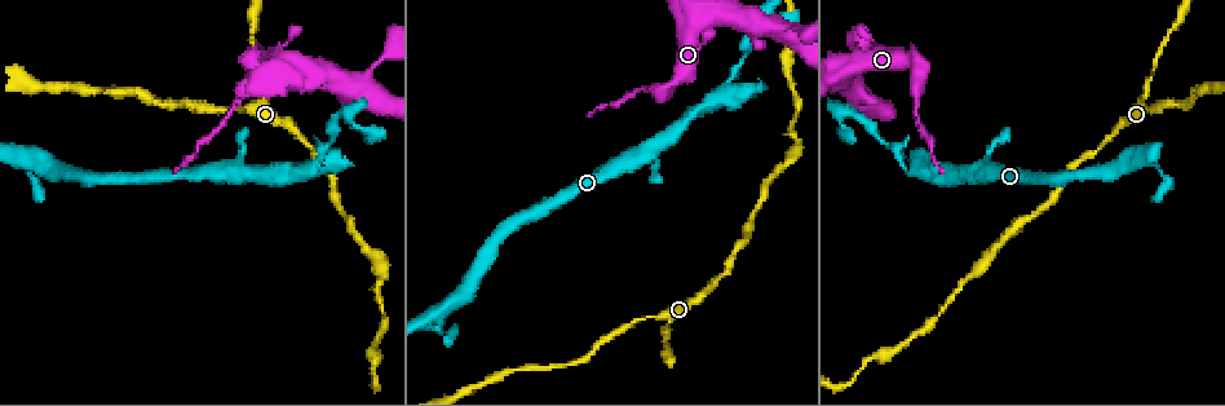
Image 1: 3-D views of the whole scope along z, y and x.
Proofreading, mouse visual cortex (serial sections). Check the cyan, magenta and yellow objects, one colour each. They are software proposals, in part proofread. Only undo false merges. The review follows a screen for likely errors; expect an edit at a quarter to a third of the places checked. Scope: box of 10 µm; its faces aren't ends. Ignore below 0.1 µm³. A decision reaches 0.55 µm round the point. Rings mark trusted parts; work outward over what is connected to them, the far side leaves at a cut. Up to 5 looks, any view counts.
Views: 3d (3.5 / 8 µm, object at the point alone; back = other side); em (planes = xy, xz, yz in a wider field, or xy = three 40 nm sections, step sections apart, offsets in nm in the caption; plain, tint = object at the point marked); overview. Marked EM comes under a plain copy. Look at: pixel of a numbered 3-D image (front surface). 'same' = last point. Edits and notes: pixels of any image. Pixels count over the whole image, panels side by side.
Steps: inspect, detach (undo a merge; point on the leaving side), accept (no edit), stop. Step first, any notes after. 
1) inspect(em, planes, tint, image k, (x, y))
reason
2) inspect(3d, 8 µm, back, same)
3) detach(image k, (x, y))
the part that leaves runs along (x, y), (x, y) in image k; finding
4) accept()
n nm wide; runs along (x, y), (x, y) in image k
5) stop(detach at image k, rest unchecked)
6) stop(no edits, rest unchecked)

inspect(em, xy, step 1, tint, image 1, (917, 82))
abrupt turn

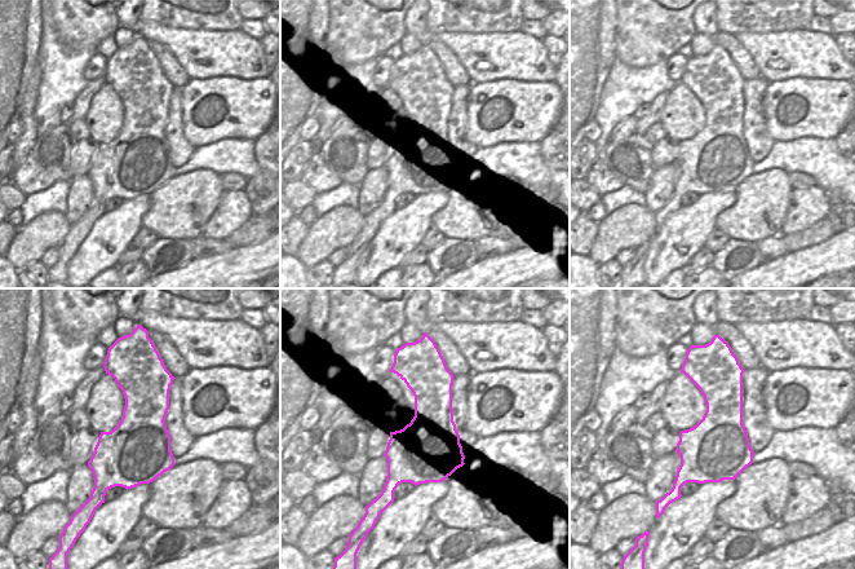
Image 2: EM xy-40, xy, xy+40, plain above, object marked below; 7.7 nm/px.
inspect(3d, 3.5 µm, same)
wider look

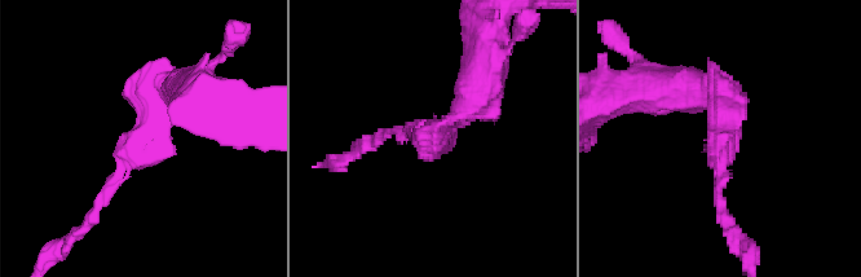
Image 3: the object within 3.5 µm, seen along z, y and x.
detach(image 3, (736, 126))
500 nm wide; the part that leaves runs along (711, 96), (722, 108), (722, 203) in image 3; two cells meet here

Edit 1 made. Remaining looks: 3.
inspect(3d, 3.5 µm, image 1, (313, 166))
narrows sharply

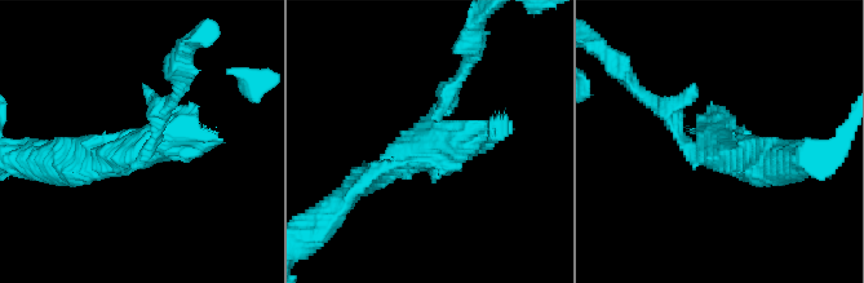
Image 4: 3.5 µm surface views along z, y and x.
inspect(em, planes, tint, image 4, (139, 140))

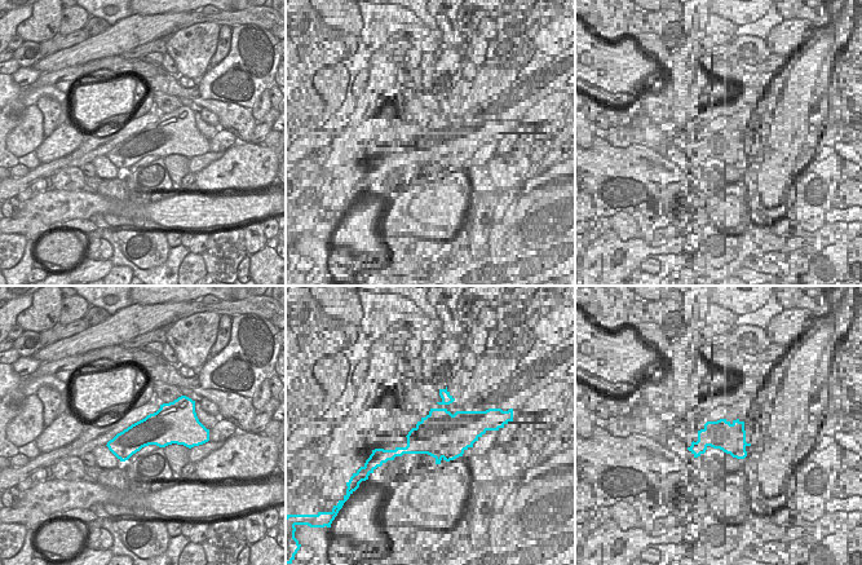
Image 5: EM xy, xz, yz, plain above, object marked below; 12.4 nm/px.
detach(image 4, (694, 92))
the part that leaves runs along (681, 135), (608, 56) in image 4; two cells meet here

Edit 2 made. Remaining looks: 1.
stop(detach at image 3, detach at image 4, rest unchecked)

